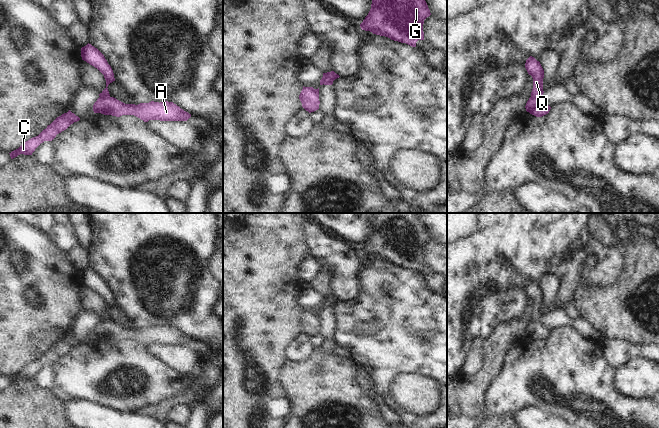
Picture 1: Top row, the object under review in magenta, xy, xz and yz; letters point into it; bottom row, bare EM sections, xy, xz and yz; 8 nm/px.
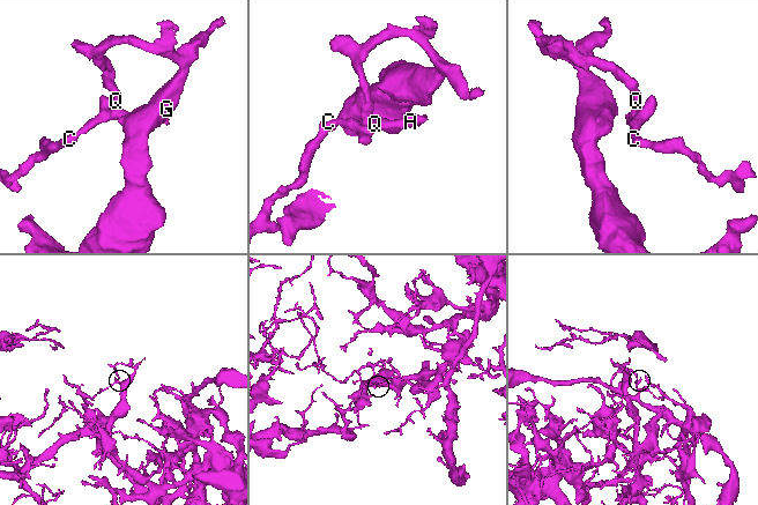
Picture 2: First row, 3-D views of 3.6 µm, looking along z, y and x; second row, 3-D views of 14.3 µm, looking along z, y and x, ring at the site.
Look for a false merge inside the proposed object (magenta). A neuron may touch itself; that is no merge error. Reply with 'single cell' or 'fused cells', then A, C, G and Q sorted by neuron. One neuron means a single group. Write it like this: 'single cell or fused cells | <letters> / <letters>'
fused cells | A C / G Q

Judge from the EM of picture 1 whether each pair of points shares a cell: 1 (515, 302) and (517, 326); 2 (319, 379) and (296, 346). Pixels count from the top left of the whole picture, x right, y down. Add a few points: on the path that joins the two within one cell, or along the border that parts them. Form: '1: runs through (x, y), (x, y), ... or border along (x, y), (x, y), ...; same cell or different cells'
1: border along (528, 299), (519, 317), (494, 328); different cells
2: border along (314, 346), (311, 353), (304, 359), (287, 359); different cells

